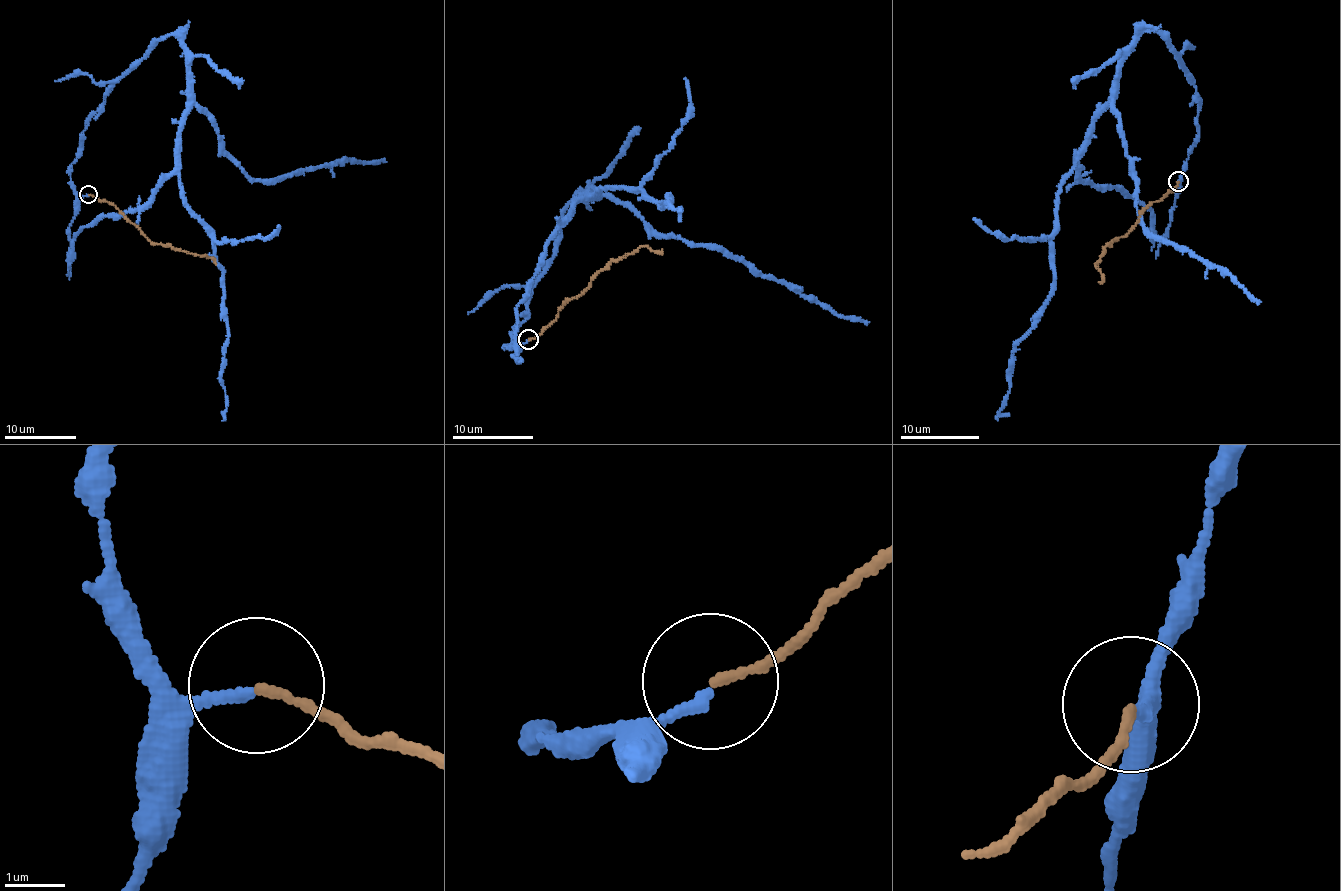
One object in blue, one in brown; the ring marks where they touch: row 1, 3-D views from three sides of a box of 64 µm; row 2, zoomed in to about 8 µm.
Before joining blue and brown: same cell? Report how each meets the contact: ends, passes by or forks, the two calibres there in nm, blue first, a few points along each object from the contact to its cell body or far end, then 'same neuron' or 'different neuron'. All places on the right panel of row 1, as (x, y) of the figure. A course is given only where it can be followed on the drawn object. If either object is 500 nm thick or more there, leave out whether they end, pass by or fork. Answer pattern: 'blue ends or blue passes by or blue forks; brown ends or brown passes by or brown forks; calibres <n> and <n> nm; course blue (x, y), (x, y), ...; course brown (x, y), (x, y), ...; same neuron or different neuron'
blue ends; brown ends; calibres 180 and 140 nm; course blue (1178, 181), (1200, 98), (1170, 42), (1141, 27), (1064, 180), (1053, 294), (1016, 346), (1009, 415); course brown (1178, 181), (1160, 200), (1149, 202), (1125, 236), (1112, 242), (1096, 263), (1101, 274), (1098, 282); different neuron

